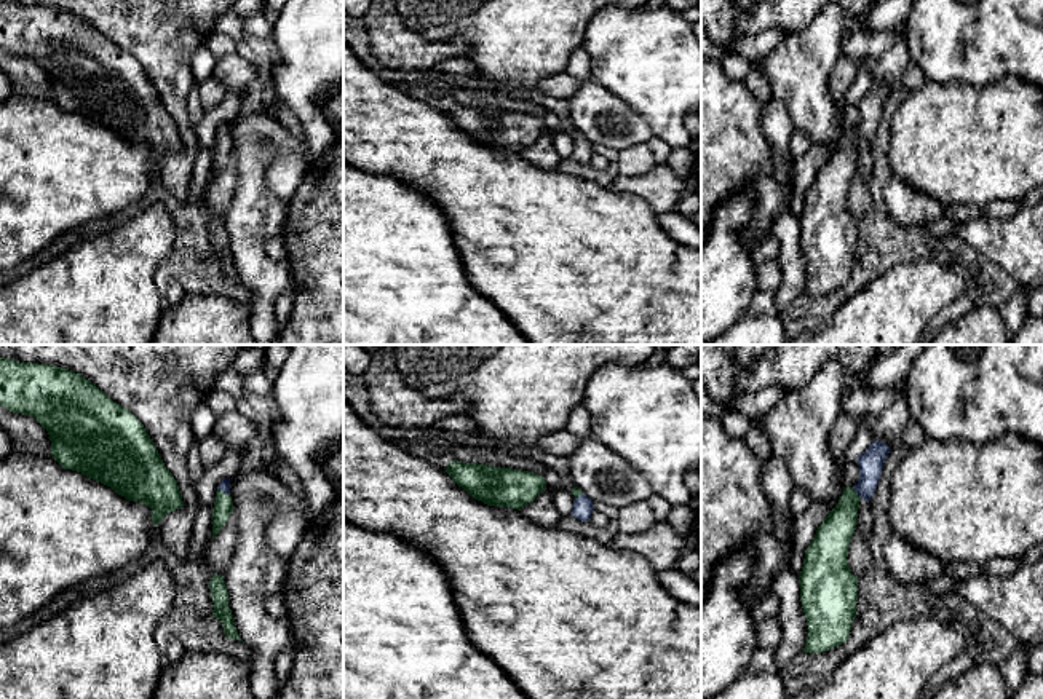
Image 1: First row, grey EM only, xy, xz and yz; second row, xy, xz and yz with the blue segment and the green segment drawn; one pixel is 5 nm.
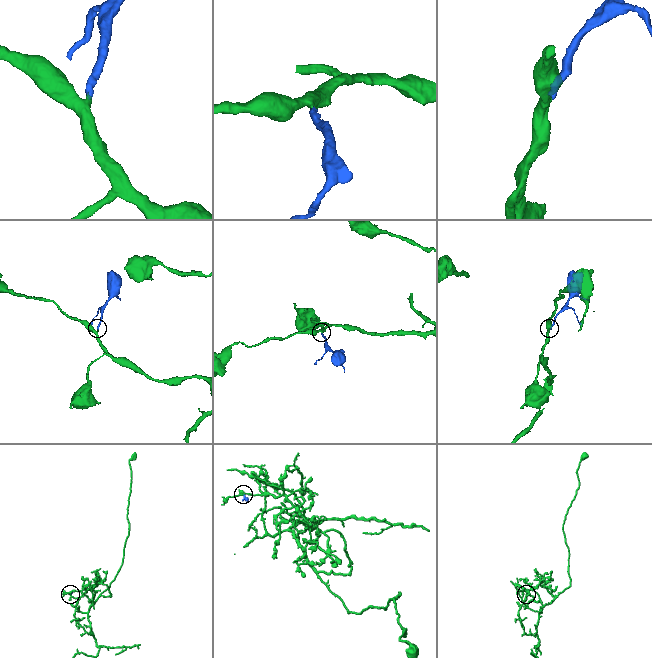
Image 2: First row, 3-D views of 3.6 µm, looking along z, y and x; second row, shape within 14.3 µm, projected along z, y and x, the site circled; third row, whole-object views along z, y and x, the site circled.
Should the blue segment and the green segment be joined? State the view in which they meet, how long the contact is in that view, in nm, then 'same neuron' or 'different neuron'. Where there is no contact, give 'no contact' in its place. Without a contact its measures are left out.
meets blue in yz; contact 80 nm long; same neuron

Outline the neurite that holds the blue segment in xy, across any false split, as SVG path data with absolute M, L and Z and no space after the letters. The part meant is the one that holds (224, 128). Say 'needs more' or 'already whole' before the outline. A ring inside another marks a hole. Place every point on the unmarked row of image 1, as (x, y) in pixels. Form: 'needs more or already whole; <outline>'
needs more; M230 120L224 121L216 134L216 145L212 152L212 184L220 174L220 171L227 166L230 156L233 153L233 145L230 139Z

